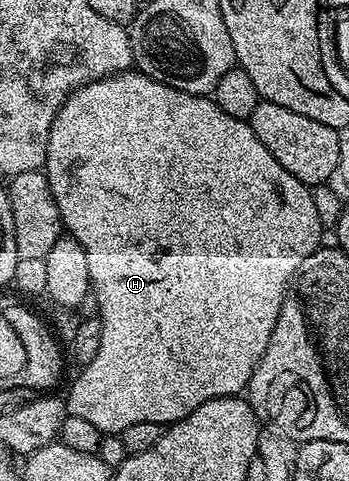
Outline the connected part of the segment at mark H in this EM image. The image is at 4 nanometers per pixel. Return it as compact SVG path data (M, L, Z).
M127 70L116 76L105 76L102 80L94 80L91 84L86 84L83 88L77 88L75 92L70 93L52 122L52 130L48 134L44 171L48 178L48 186L52 186L52 198L56 198L56 206L60 210L63 229L72 238L76 238L76 242L80 242L80 246L84 246L84 254L88 257L90 287L96 294L99 303L98 319L102 322L100 350L96 350L96 358L92 358L92 362L81 365L79 372L82 373L71 382L70 393L65 393L67 413L76 418L86 419L91 426L96 426L96 430L100 430L104 434L121 434L135 422L156 422L163 426L169 426L178 420L183 420L188 414L192 414L192 410L196 410L196 406L204 406L204 402L208 402L212 398L242 396L249 389L250 379L260 358L264 358L264 350L268 350L268 342L272 338L272 330L276 330L276 318L280 318L280 306L284 306L284 294L288 290L290 280L296 274L296 270L300 270L300 262L304 262L304 258L308 258L308 254L312 254L323 243L324 229L320 222L320 214L316 214L316 202L311 185L300 182L300 178L288 174L288 170L284 170L284 166L280 166L280 162L276 162L276 158L272 158L272 154L268 154L264 142L260 142L260 138L256 138L249 123L240 118L232 118L232 114L224 114L224 110L220 110L220 106L216 106L210 96L193 96L184 90L176 90L164 82L156 82L156 78L148 78L137 70Z

